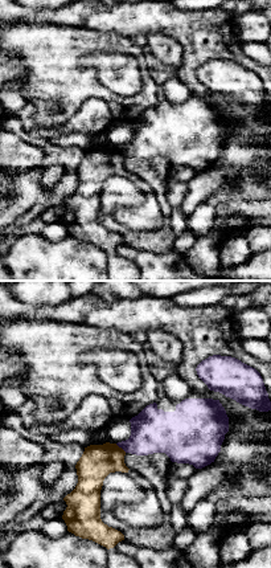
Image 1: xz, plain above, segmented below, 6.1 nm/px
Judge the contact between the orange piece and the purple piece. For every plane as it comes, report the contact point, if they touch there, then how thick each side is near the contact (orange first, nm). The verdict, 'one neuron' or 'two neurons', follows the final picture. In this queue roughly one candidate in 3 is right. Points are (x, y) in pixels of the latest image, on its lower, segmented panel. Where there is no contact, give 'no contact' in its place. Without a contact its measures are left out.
contact (120, 448); calibres 200 and 280 nm

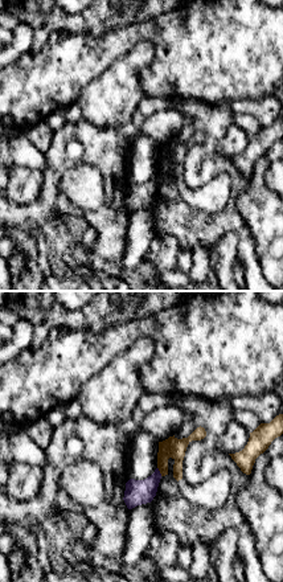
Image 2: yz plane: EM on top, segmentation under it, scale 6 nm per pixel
contact (159, 470); calibres 130 and 150 nm

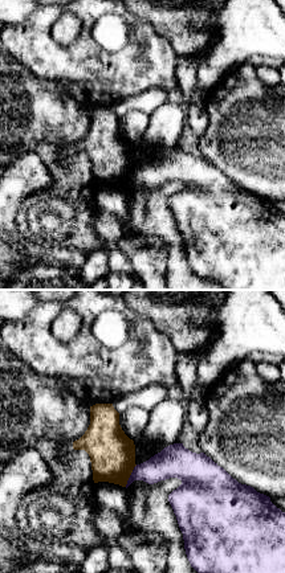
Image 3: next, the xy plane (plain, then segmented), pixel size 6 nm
contact (130, 474); calibres 280 and 180 nm

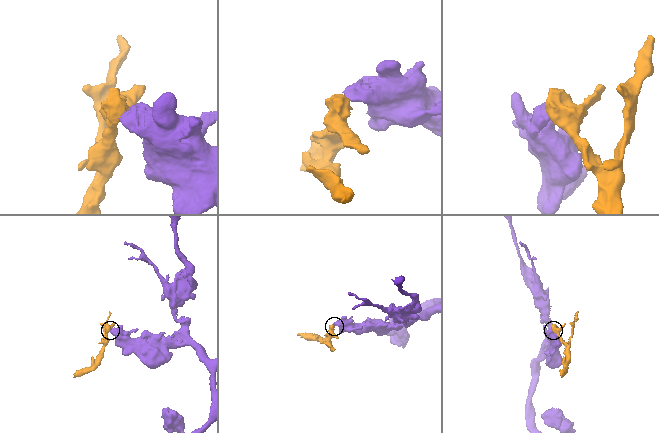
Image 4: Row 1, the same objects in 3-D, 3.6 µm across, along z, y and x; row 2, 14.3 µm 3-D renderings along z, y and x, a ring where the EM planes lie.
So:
two neurons

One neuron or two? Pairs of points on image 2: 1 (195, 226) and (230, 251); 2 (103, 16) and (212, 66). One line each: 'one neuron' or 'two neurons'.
1: two neurons
2: two neurons

